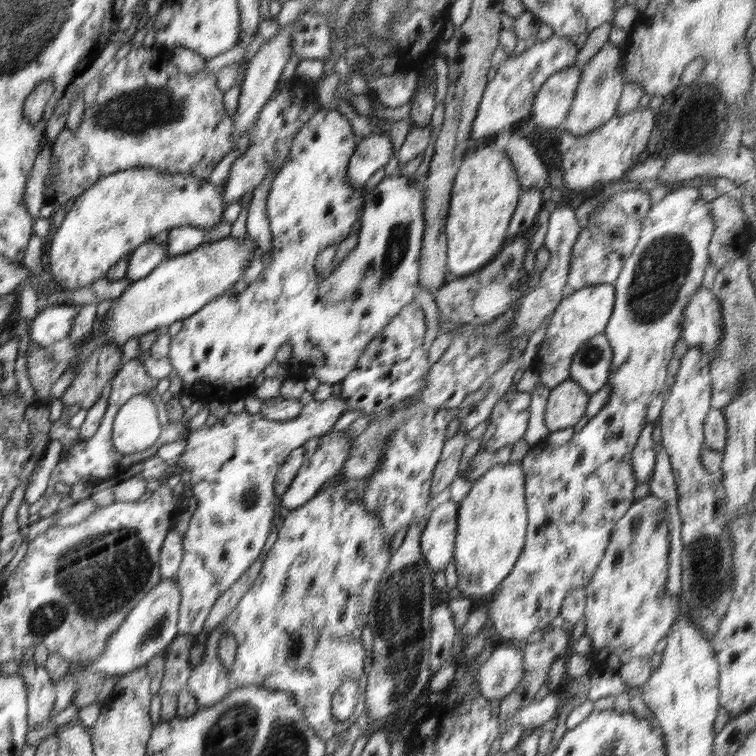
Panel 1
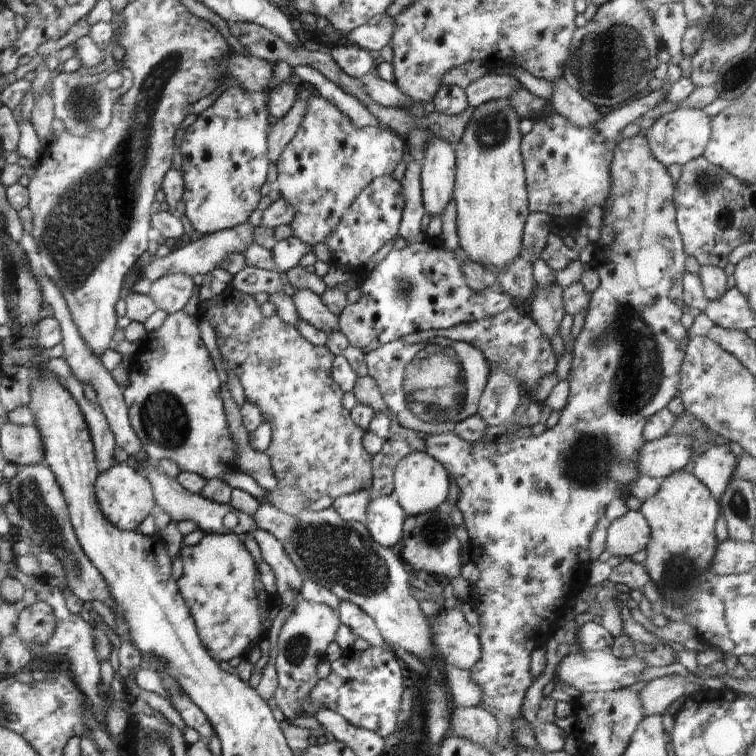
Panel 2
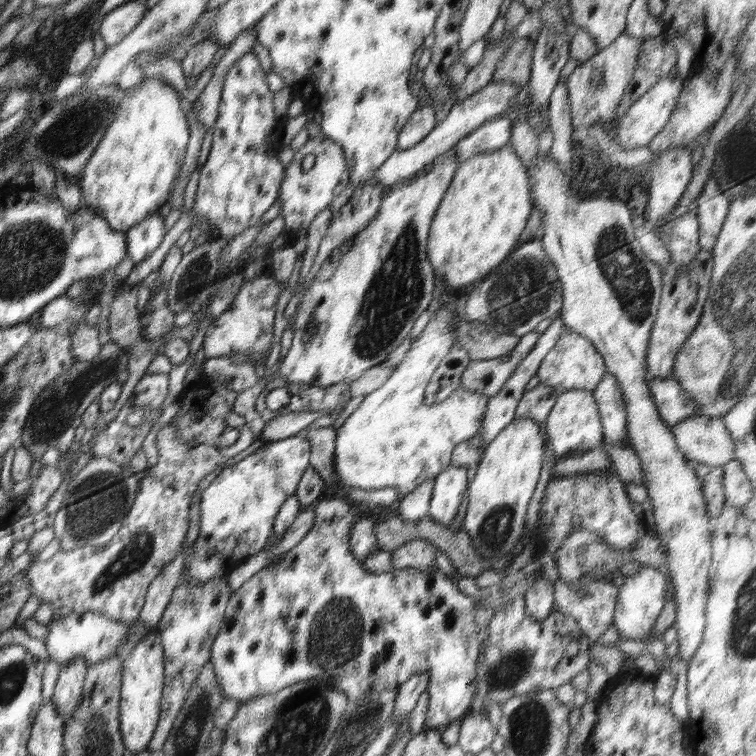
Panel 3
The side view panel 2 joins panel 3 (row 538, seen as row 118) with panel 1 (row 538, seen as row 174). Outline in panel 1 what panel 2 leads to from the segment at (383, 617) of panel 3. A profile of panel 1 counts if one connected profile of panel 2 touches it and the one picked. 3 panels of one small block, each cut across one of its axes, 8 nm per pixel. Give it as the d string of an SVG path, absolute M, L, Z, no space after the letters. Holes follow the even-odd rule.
M366 478L340 482L335 488L318 492L297 509L291 509L284 518L281 530L277 531L278 540L268 552L252 586L219 628L208 634L202 663L194 667L189 676L186 690L194 695L200 709L216 704L232 690L246 686L286 690L294 693L298 706L302 706L308 726L326 741L346 731L364 713L364 706L357 705L351 713L342 716L331 710L336 690L347 680L358 681L364 676L366 650L360 636L367 625L376 585L392 558L391 536L383 532L381 518L365 509L365 502L361 502L364 490ZM351 490L358 492L356 499L346 497ZM224 634L234 636L237 642L236 656L230 669L224 668L217 655L218 643Z

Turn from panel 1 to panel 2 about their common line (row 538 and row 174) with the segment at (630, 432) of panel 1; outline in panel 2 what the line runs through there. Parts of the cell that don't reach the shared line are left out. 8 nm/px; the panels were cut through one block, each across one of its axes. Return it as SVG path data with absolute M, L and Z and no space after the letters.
M662 88L648 91L646 96L620 105L618 109L605 111L603 118L586 128L572 124L557 113L533 122L534 127L523 136L521 144L529 213L568 218L572 214L582 216L582 212L592 206L603 208L610 196L610 166L622 130L664 101L665 93Z

